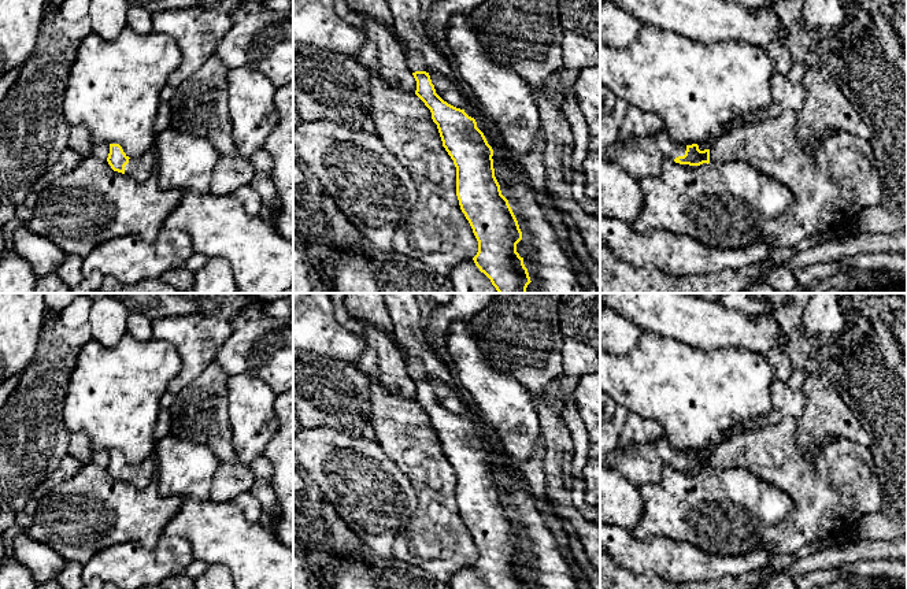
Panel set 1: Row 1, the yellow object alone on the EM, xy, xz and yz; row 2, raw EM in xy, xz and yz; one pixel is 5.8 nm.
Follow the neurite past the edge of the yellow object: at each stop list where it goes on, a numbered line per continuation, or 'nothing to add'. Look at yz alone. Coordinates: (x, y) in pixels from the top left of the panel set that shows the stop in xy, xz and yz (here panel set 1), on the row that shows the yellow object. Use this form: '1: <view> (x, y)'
1: yz (640, 158)

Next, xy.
1: xy (140, 169)

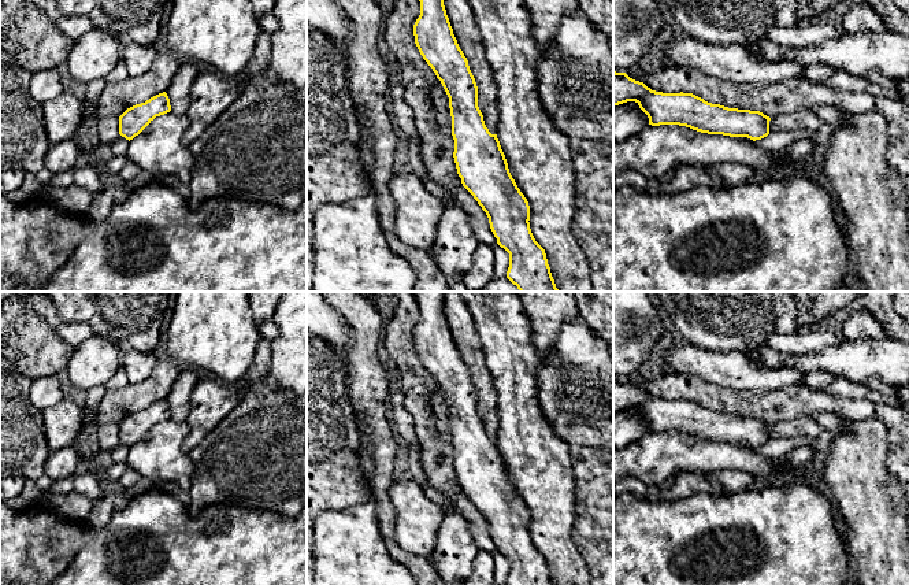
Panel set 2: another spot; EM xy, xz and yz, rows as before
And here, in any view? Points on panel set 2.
nothing to add

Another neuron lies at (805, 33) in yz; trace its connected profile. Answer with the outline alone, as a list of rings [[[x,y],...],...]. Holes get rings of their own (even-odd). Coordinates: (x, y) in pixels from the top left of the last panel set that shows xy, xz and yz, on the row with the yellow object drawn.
[[[801,22],[791,27],[769,27],[767,37],[782,47],[808,47],[839,38],[842,34],[843,30],[834,23]]]

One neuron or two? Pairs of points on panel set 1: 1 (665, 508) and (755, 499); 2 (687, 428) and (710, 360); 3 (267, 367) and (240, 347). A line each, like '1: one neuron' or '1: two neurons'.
1: one neuron
2: one neuron
3: one neuron

